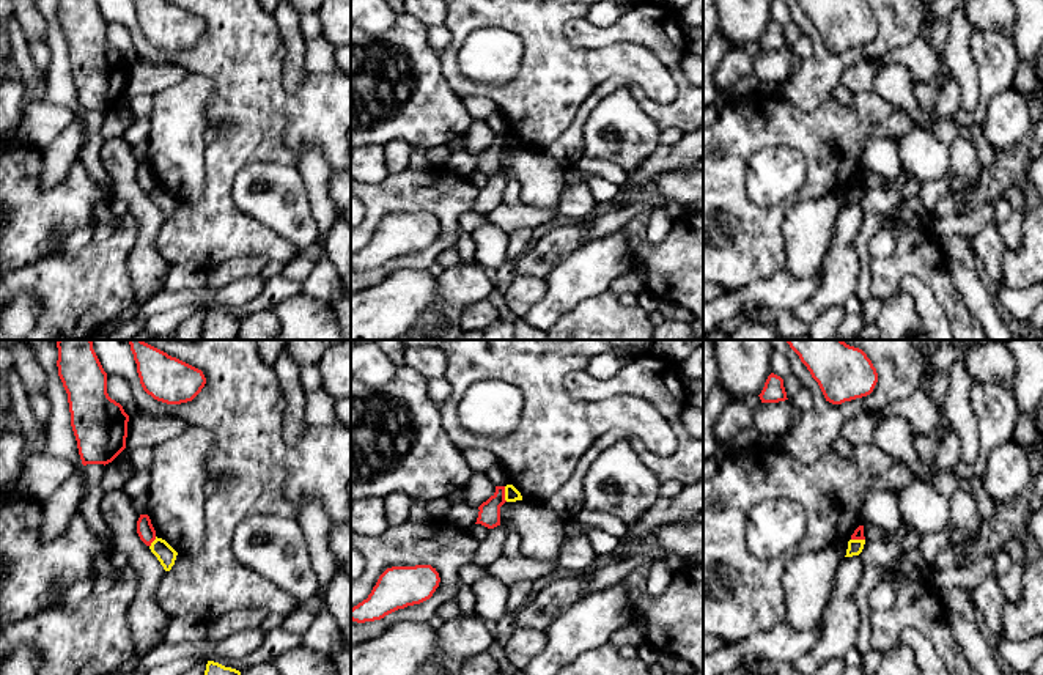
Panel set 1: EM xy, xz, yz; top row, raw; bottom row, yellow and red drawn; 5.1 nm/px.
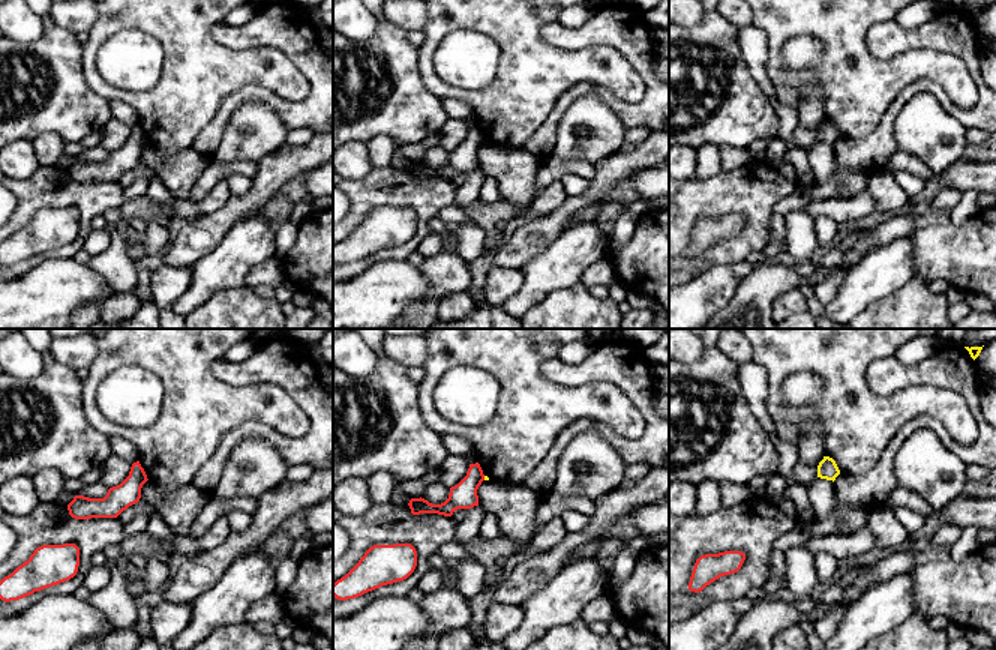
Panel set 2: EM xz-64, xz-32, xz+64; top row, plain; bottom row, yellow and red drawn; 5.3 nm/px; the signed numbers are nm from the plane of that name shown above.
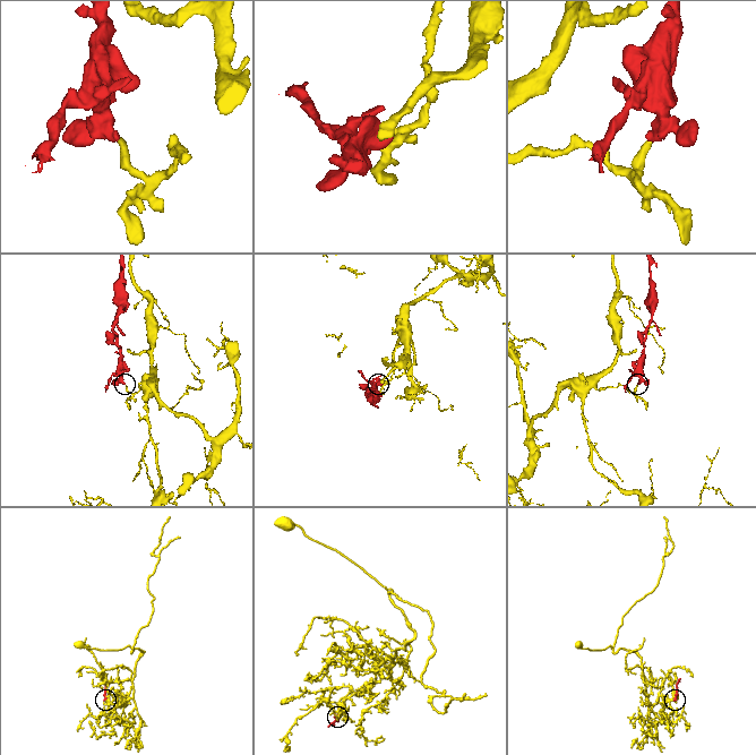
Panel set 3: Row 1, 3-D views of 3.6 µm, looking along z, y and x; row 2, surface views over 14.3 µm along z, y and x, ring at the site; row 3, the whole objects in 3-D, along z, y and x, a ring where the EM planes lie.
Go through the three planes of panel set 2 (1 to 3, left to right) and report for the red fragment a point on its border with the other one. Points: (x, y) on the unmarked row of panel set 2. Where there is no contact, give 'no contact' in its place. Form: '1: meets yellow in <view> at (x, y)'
1: no contact
2: meets yellow in xz-32 at (485, 141)
3: no contact

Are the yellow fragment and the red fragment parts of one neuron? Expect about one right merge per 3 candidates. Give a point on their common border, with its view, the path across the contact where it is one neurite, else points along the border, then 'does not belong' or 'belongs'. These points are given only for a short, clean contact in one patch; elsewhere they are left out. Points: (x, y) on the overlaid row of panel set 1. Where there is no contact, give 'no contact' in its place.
contact xz (505, 494); border xz (504, 486), (504, 497), (507, 501); does not belong

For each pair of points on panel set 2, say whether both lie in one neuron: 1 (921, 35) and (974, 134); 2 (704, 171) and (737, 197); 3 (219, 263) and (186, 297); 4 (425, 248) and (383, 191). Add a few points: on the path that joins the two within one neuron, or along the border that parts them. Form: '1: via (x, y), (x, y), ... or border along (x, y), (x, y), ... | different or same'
1: border along (980, 128), (966, 129) | different
2: border along (722, 170), (704, 179), (695, 179) | different
3: via (213, 272), (195, 290) | same
4: border along (432, 231), (416, 249) | different

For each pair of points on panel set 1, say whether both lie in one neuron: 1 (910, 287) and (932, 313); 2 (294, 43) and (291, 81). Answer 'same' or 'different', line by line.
1: same
2: same

